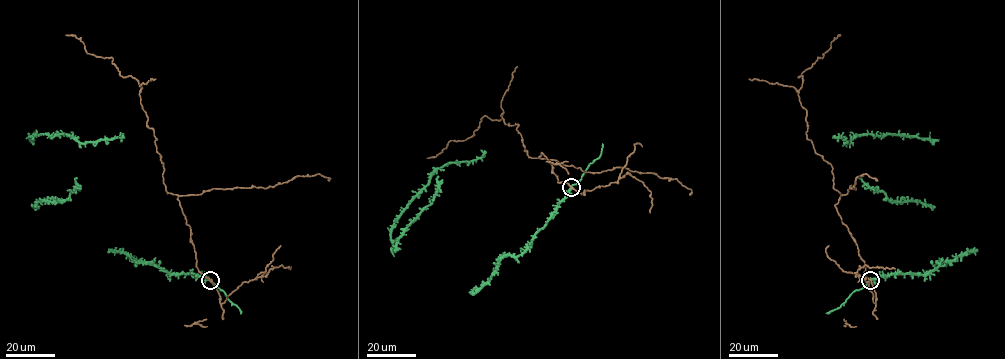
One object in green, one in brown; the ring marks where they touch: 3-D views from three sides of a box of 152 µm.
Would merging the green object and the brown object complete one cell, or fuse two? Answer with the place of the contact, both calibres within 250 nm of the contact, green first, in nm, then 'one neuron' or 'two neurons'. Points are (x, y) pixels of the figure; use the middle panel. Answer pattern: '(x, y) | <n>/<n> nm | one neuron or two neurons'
(571, 187) | 360/480 nm | two neurons

